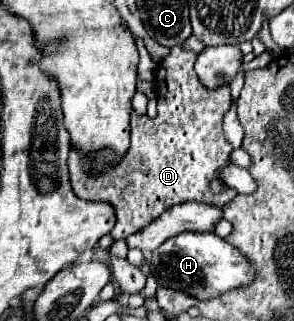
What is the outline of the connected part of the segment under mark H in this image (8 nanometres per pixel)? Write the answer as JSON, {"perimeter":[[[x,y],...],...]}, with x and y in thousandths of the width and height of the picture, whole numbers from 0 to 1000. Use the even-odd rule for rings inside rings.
{"perimeter":[[[605,726],[517,782],[510,844],[537,888],[585,894],[660,919],[667,931],[707,931],[755,919],[782,900],[830,894],[857,875],[857,826],[782,757],[728,726]]]}

